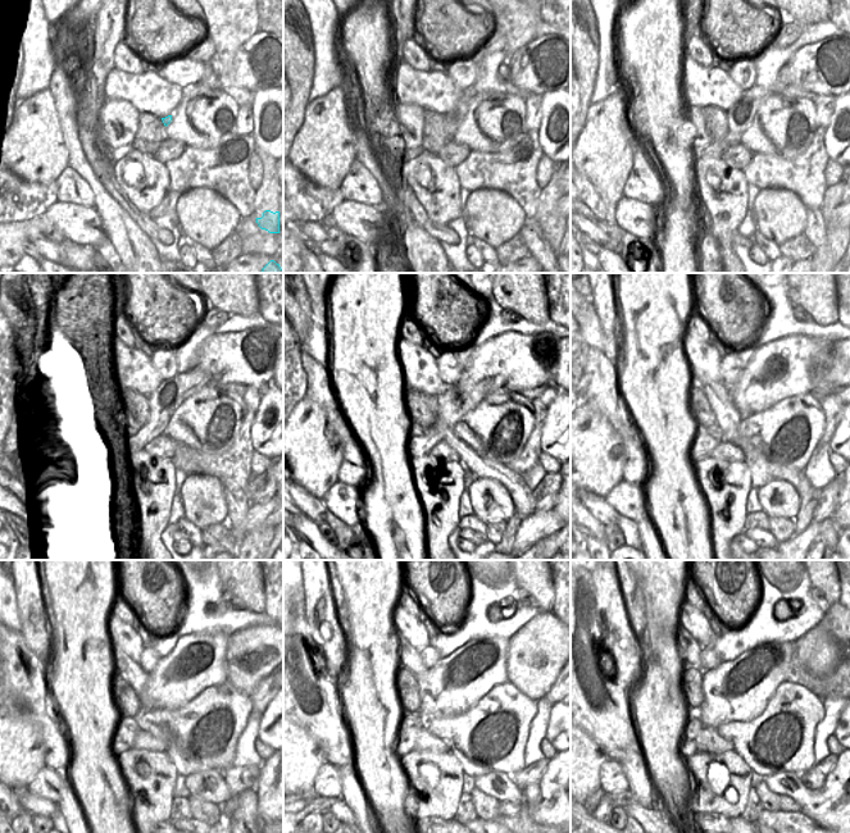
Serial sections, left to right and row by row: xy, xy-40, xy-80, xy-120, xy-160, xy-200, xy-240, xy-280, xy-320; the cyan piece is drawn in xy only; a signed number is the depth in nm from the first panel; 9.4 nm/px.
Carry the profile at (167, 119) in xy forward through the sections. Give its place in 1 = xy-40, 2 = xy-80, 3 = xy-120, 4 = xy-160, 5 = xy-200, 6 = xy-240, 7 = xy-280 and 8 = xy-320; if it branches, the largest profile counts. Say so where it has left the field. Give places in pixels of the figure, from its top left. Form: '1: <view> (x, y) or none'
1: xy-40 (453, 118)
2: xy-80 (740, 115)
3: xy-120 (164, 401)
4: xy-160 (453, 403)
5: xy-200 (727, 417)
6: xy-240 (133, 673)
7: xy-280 (409, 658)
8: xy-320 (692, 655)

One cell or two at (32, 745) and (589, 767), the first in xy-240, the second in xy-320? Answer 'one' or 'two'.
one

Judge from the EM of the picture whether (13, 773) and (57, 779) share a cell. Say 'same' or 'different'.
different

